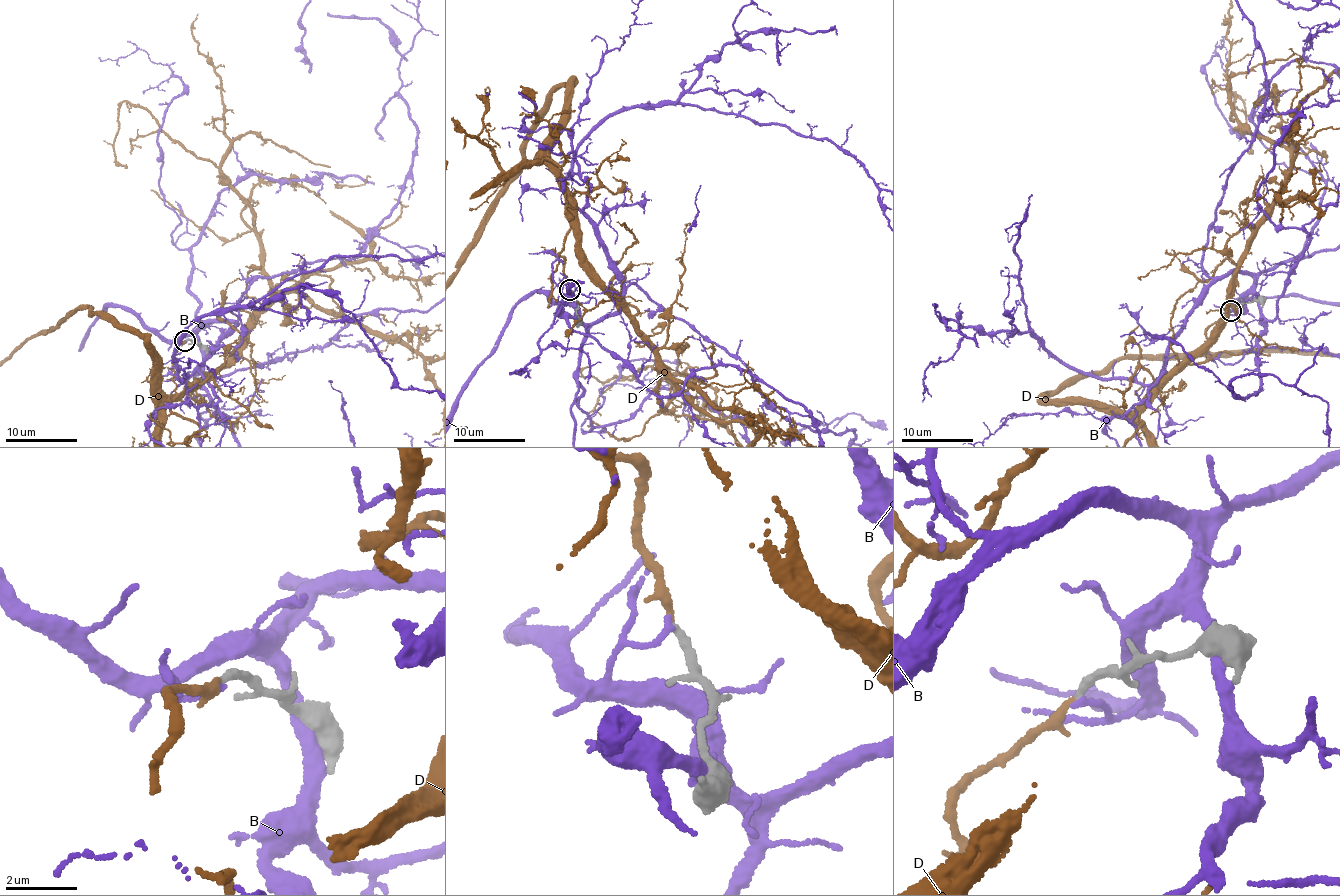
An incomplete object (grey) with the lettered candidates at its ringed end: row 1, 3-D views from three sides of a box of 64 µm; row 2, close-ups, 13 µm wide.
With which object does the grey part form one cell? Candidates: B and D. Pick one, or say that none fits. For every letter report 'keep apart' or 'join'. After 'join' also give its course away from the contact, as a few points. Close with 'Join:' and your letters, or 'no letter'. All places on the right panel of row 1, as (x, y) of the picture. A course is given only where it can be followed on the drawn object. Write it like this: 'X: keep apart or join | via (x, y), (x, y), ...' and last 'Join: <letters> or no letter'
B: keep apart
D: join
Join: D

